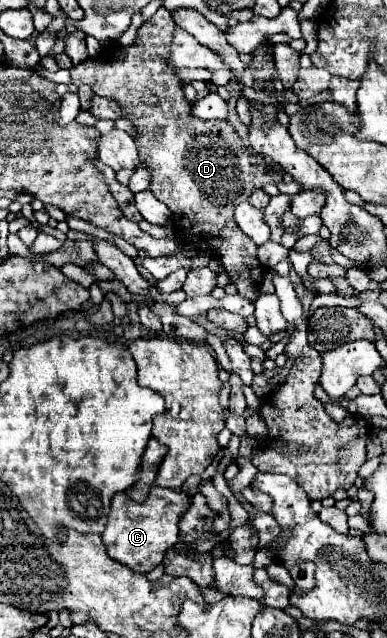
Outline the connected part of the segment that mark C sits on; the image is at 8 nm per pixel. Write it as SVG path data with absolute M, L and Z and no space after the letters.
M151 486L145 502L135 502L125 492L115 494L103 532L107 554L113 560L129 566L133 572L151 572L157 564L161 564L165 552L179 542L179 518L187 512L189 506L191 500L185 492L175 492L161 486Z

